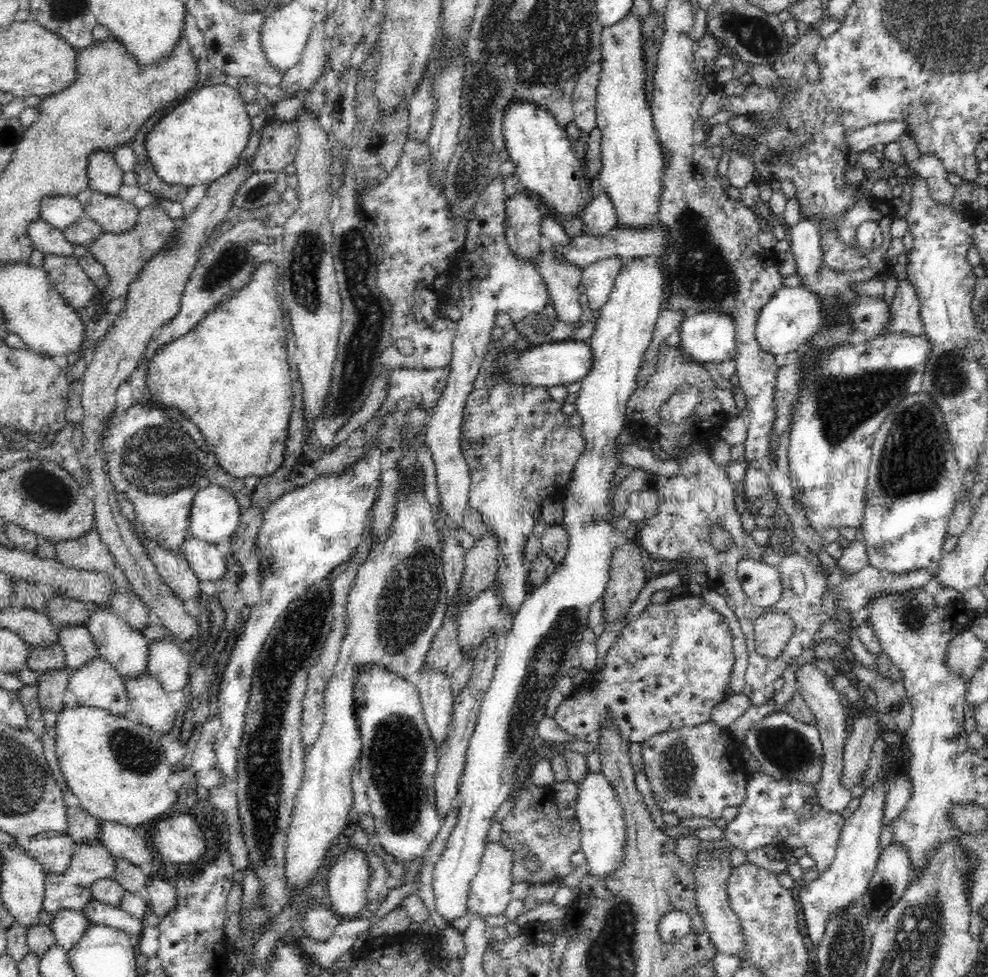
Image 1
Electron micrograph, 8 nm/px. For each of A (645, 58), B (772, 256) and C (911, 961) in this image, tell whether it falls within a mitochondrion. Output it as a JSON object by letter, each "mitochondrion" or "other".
{"A":"other","B":"other","C":"mitochondrion"}

